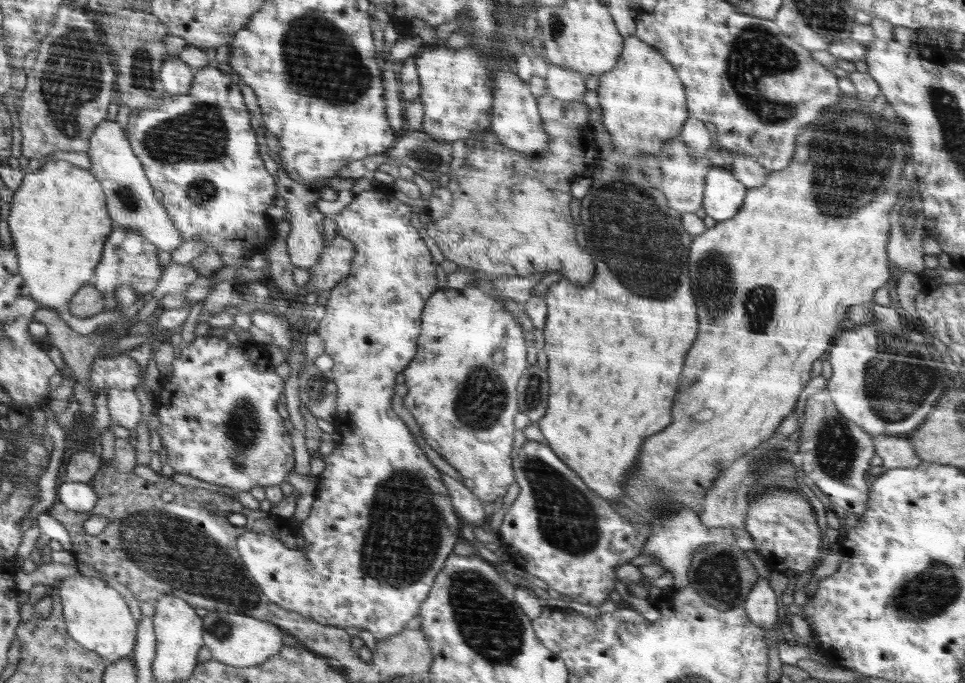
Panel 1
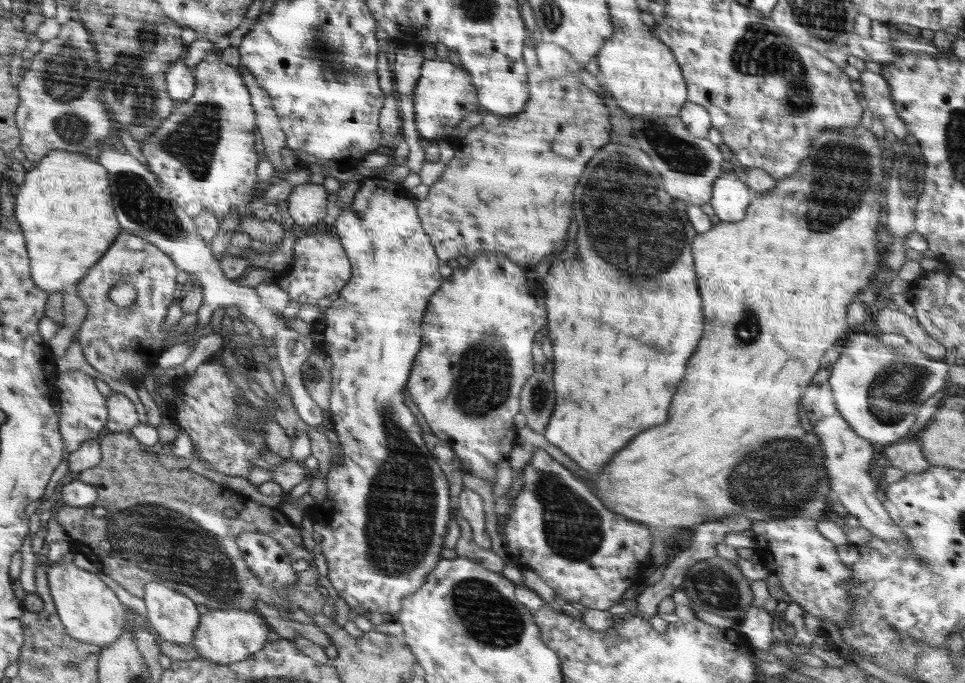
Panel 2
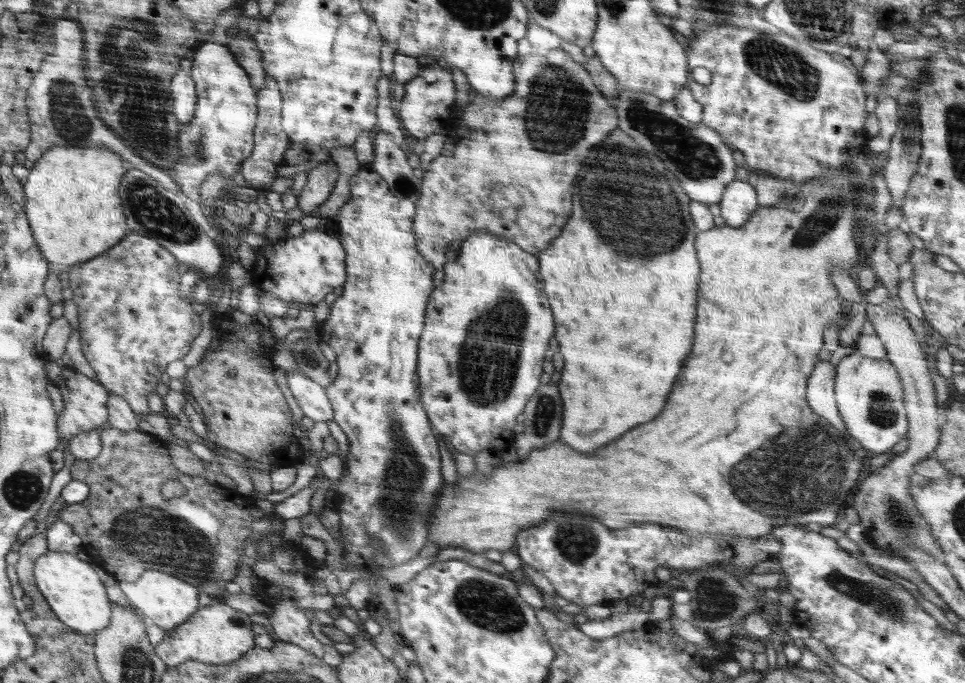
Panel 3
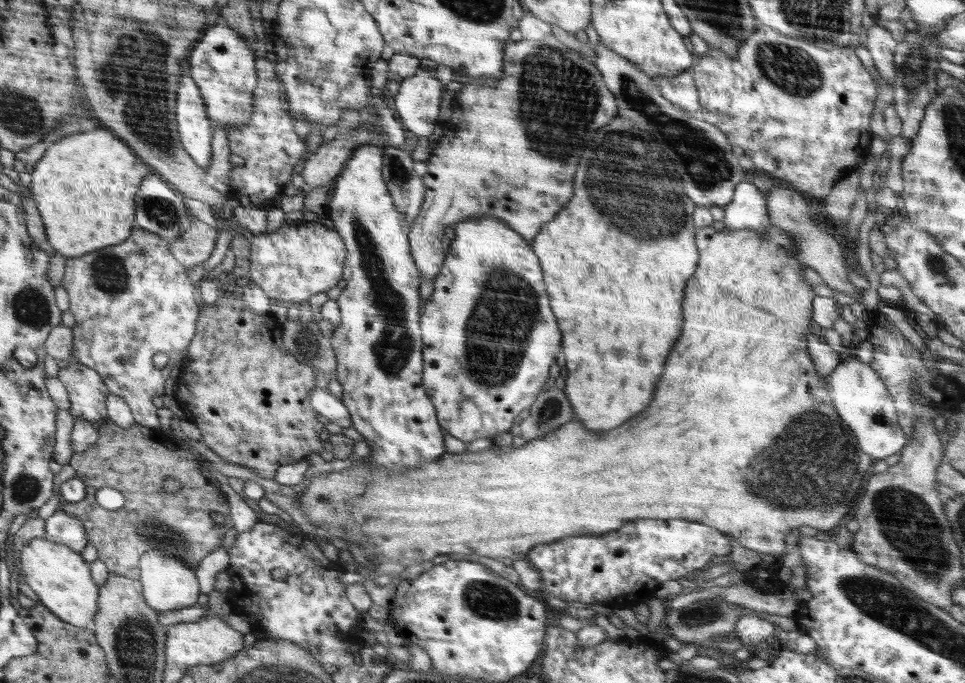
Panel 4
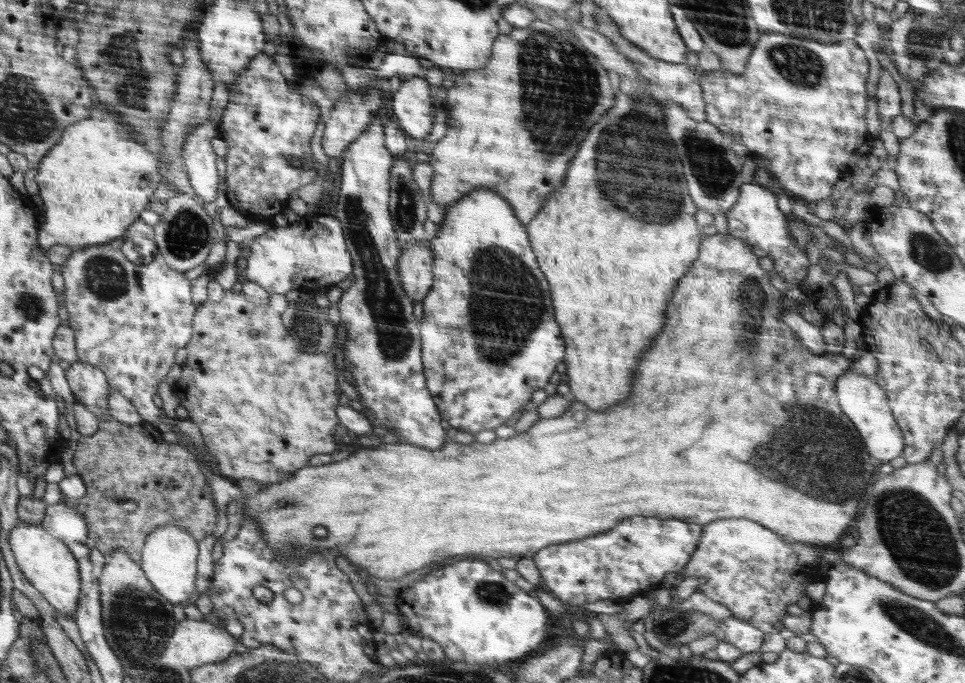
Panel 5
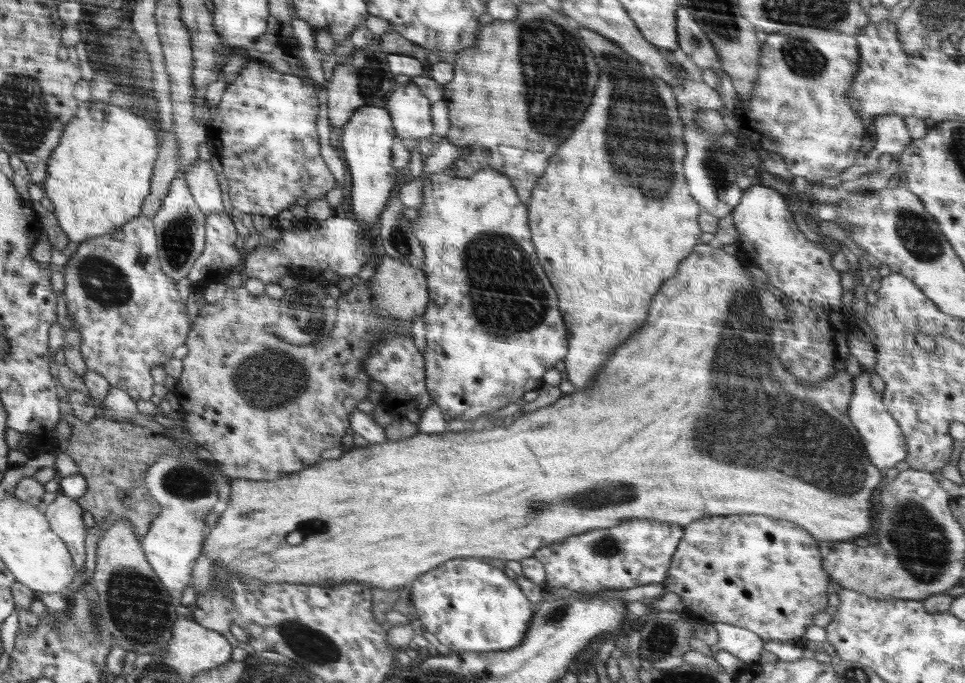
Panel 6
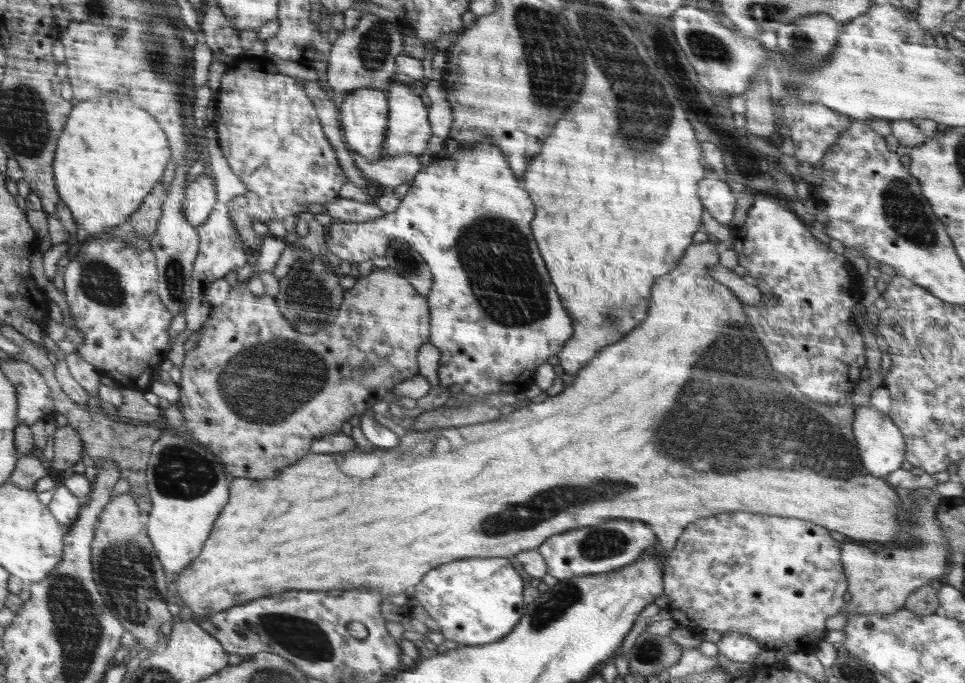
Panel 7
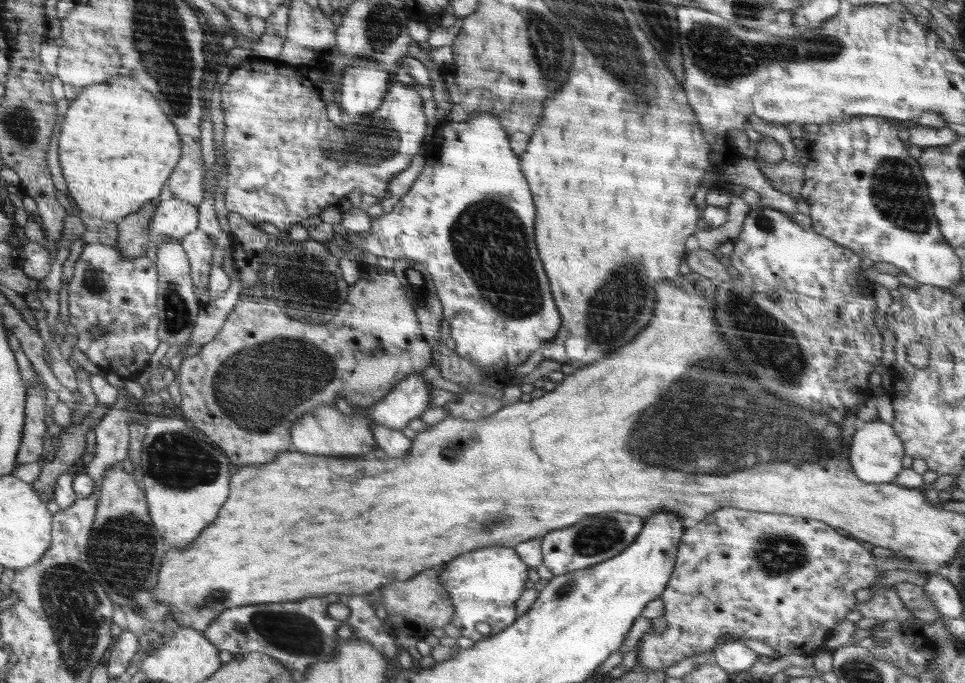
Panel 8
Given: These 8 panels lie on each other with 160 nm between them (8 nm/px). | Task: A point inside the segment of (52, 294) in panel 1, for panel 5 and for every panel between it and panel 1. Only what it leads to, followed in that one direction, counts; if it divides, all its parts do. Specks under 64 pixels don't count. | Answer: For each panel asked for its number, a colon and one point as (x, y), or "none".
2: (64, 204)
3: (72, 195)
4: (84, 186)
5: (93, 184)

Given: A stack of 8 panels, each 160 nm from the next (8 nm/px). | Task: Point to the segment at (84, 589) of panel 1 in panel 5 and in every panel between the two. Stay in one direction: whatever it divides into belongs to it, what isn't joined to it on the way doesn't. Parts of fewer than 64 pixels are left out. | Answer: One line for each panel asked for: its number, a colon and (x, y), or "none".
2: (89, 610)
3: (70, 585)
4: (60, 577)
5: (47, 563)

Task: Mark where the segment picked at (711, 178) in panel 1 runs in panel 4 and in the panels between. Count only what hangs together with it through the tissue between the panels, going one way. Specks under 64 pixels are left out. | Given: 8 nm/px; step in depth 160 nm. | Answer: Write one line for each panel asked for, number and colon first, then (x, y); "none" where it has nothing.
2: (730, 197)
3: (739, 200)
4: (747, 210)

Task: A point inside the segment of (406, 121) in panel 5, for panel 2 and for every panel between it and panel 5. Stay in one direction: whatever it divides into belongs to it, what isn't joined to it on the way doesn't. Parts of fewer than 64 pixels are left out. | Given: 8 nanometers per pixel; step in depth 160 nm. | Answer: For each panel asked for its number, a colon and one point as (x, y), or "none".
2: (444, 95)
3: (428, 97)
4: (418, 101)

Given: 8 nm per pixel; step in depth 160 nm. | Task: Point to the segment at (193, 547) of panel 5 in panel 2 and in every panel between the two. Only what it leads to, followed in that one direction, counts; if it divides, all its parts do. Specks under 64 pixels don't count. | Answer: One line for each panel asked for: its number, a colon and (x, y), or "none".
2: (173, 615)
3: (168, 601)
4: (167, 584)

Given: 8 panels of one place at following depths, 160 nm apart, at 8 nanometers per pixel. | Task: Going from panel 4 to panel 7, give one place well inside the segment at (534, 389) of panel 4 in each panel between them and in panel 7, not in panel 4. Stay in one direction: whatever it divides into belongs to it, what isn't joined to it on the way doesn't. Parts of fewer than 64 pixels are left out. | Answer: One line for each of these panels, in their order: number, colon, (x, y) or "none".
5: (488, 338)
6: (489, 339)
7: (494, 315)

